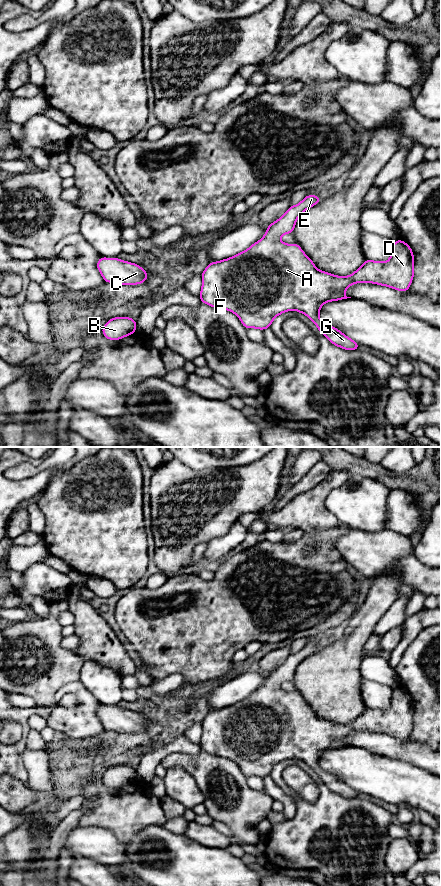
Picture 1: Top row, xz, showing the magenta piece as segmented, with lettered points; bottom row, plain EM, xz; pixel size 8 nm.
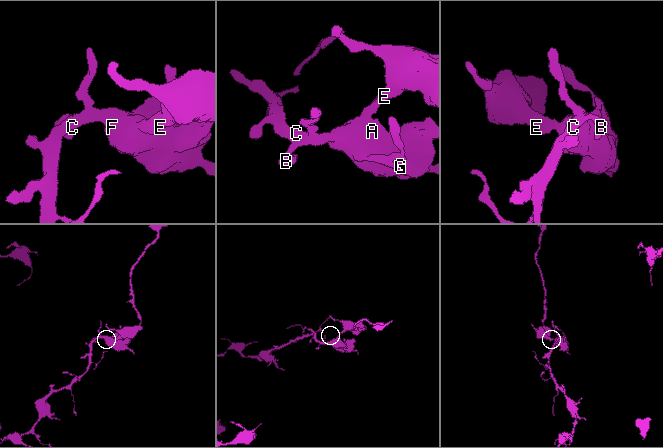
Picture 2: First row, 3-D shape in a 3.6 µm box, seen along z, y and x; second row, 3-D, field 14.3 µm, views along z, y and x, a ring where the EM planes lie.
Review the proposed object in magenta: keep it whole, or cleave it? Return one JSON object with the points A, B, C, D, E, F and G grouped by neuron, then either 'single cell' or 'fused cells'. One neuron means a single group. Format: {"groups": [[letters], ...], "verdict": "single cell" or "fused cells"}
{"groups": [["A", "B", "C", "D", "E", "F", "G"]], "verdict": "single cell"}

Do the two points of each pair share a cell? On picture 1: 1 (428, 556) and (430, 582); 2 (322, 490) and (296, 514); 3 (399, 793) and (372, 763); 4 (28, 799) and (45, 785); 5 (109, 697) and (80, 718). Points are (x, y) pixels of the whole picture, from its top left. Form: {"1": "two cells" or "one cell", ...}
{"1": "two cells", "2": "one cell", "3": "one cell", "4": "two cells", "5": "two cells"}

